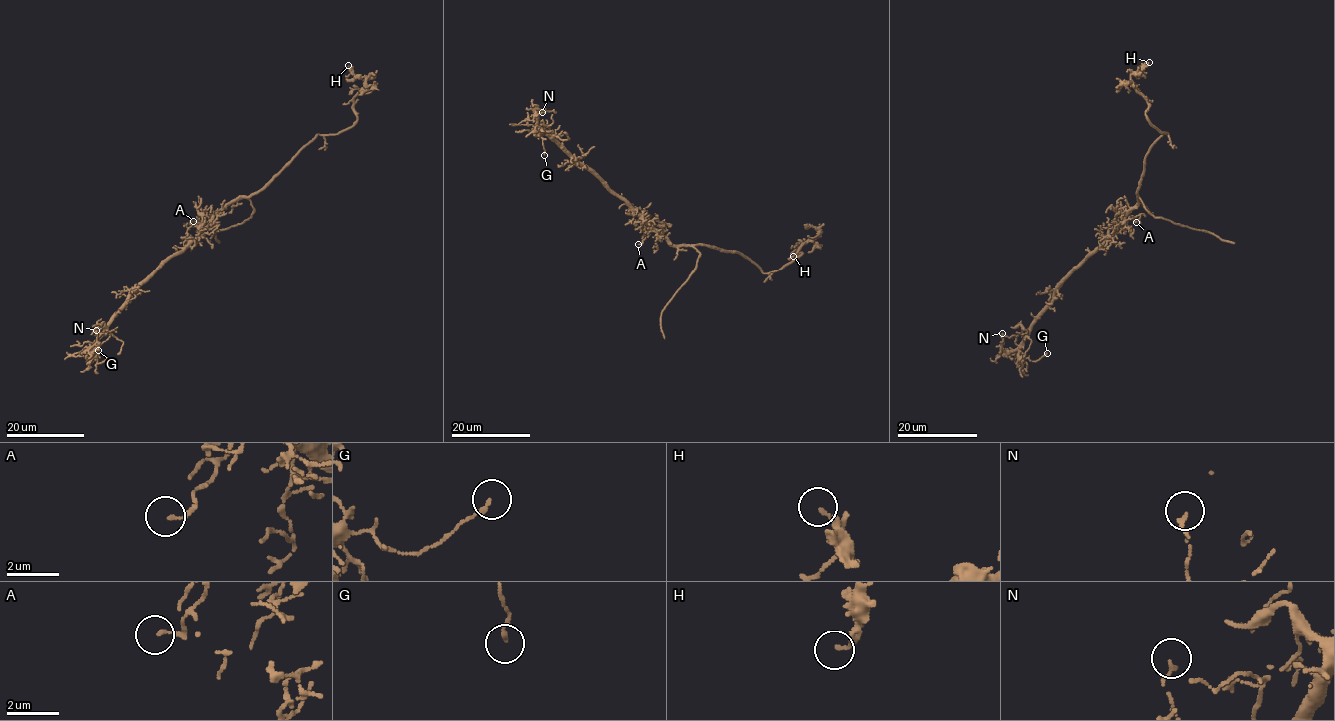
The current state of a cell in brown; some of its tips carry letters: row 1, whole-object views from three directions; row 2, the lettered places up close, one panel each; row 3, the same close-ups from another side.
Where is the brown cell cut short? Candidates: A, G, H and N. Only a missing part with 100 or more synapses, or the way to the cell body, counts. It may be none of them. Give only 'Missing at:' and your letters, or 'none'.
Missing at: none

